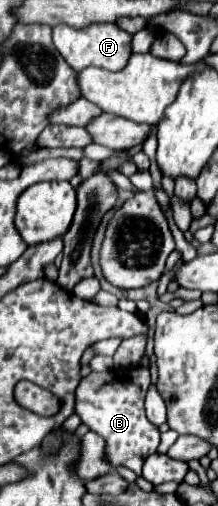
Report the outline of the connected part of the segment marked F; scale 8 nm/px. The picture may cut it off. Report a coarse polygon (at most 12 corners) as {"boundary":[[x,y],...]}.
{"boundary":[[117,24],[53,26],[53,44],[75,72],[119,72],[133,54]]}

